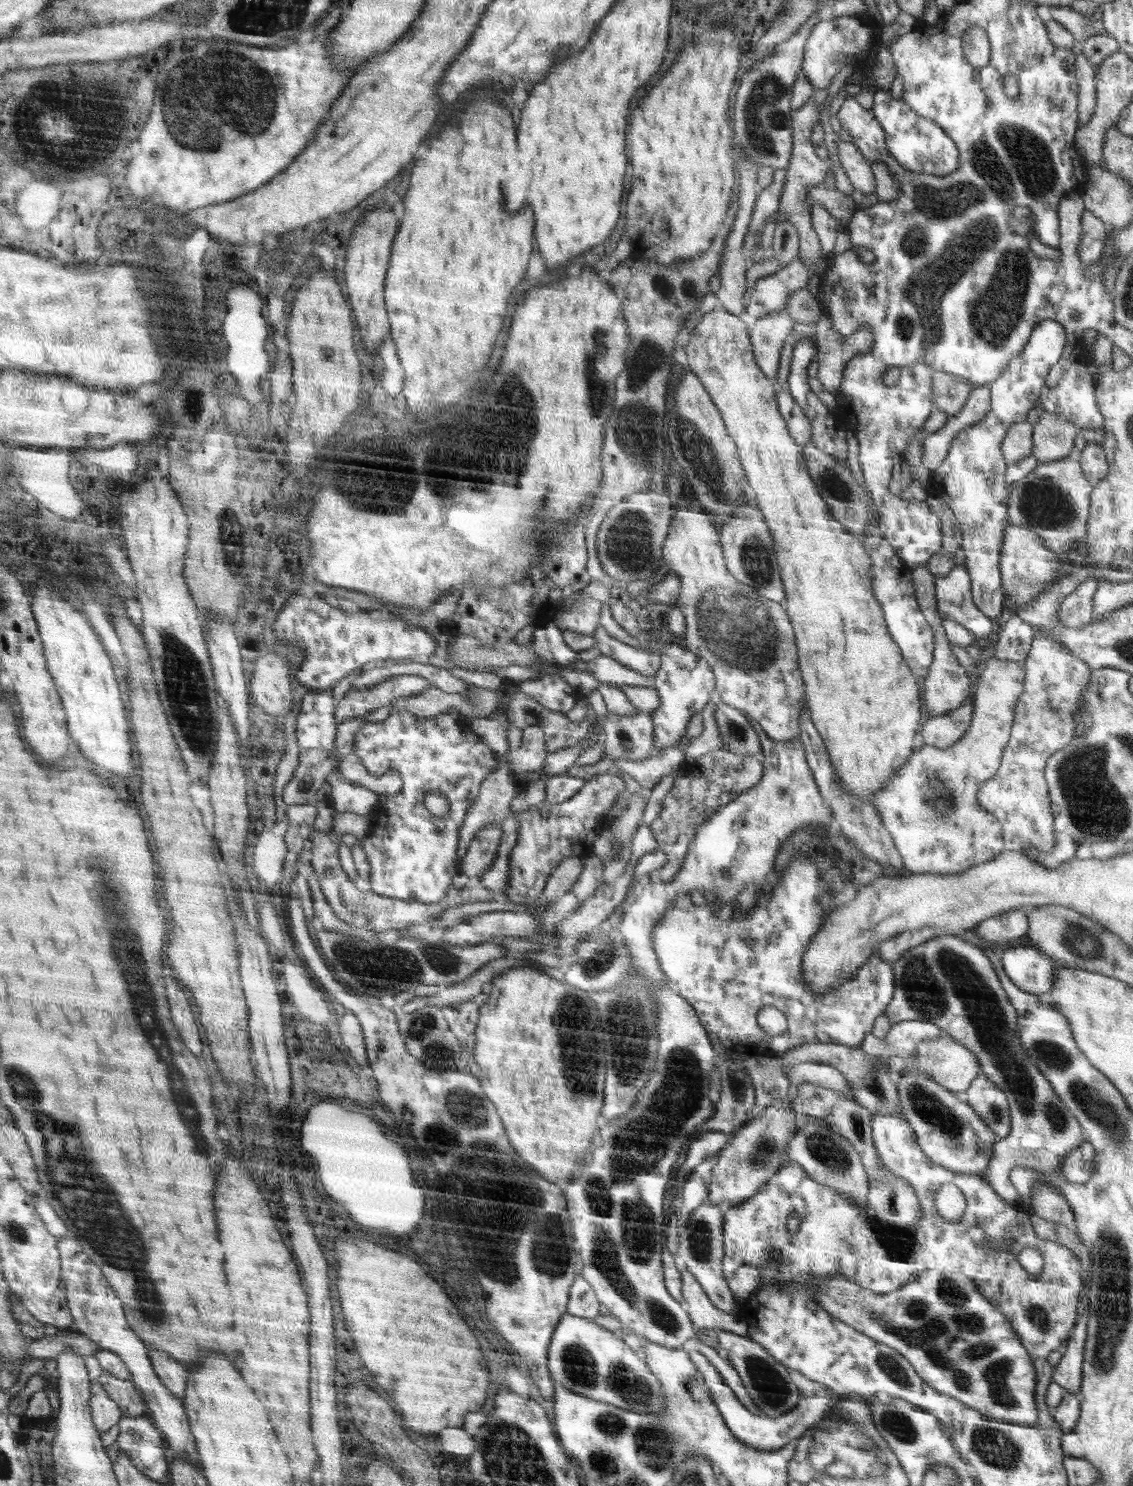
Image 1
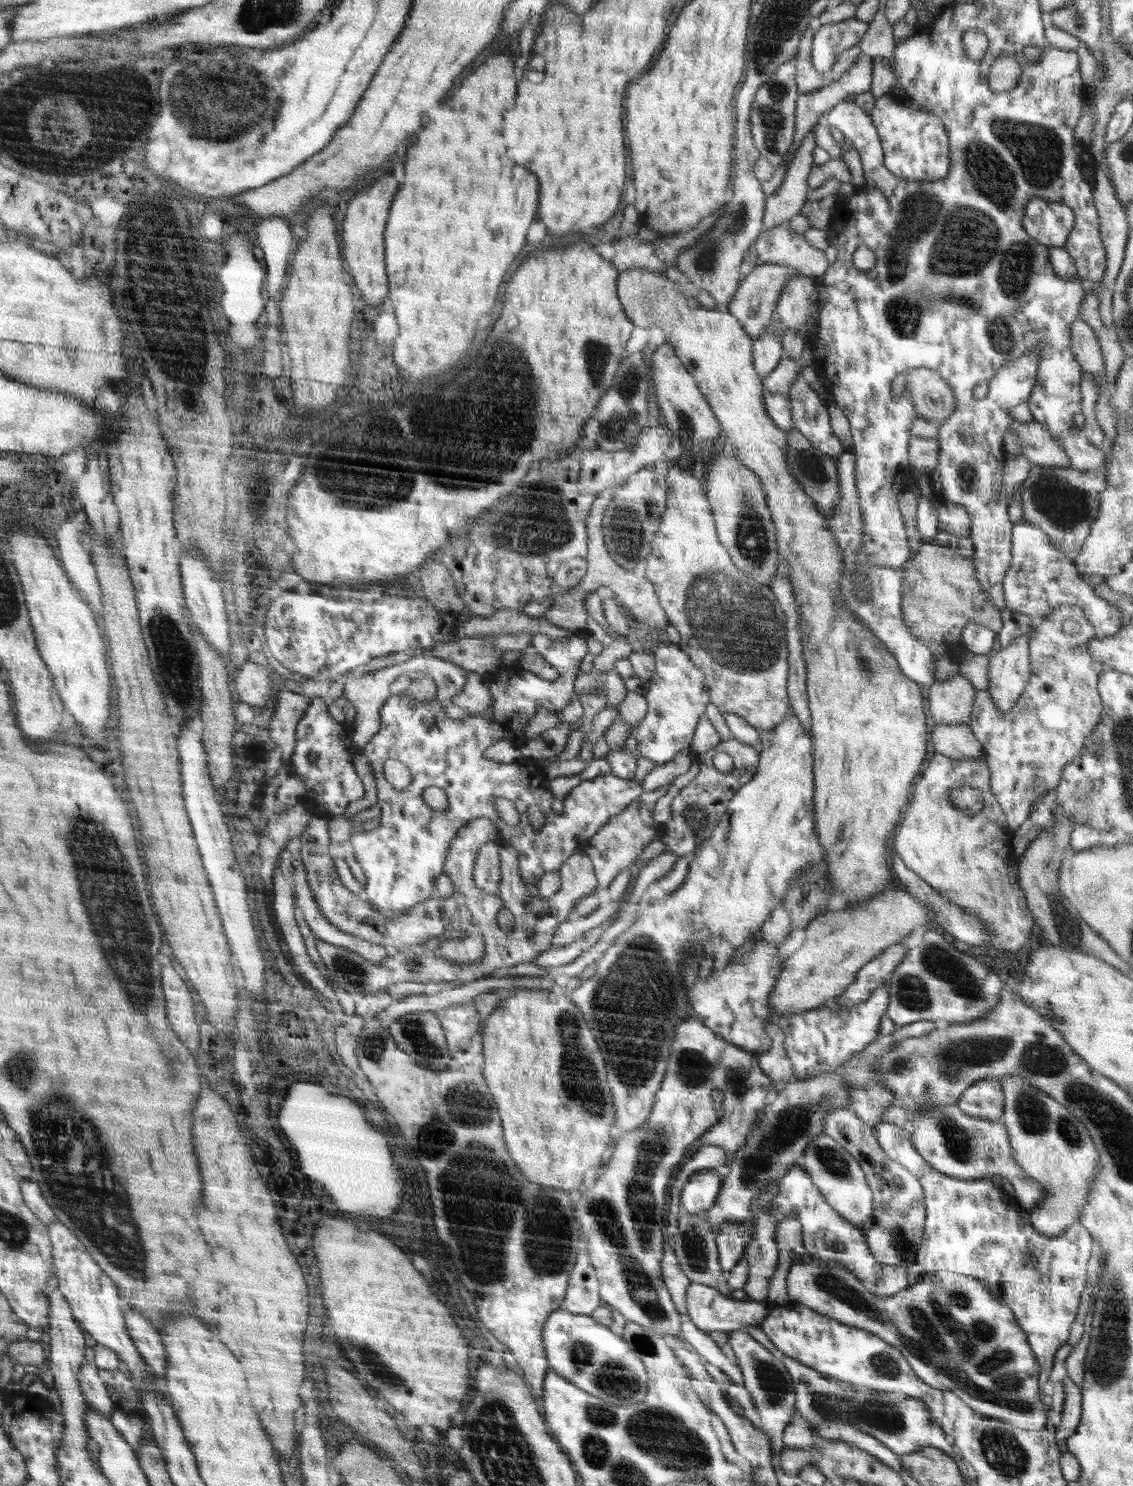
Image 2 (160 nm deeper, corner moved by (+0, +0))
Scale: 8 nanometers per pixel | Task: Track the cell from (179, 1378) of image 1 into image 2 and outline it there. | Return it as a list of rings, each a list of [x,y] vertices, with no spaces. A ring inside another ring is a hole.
[[[128,1304],[124,1308],[124,1314],[130,1338],[133,1339],[137,1351],[154,1374],[164,1377],[168,1354],[160,1332],[144,1315],[134,1312]]]

